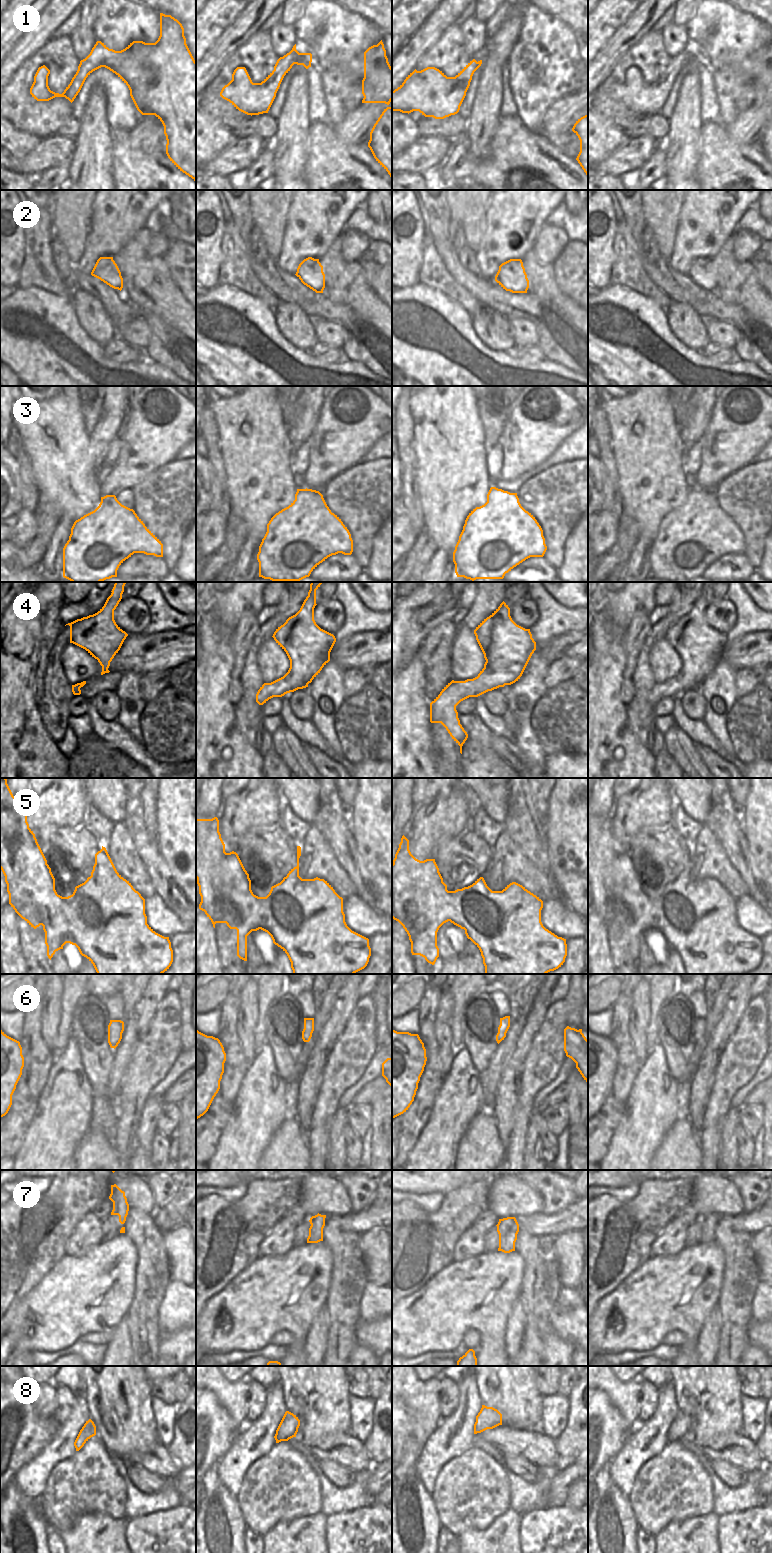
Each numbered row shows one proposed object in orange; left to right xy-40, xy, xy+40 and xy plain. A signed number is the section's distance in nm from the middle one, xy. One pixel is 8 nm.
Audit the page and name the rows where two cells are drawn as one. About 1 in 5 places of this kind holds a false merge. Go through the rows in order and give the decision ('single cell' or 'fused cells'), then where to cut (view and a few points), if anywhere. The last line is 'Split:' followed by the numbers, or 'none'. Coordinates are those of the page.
1: single cell; no cut
2: single cell; no cut
3: single cell; no cut
4: single cell; no cut
5: single cell; no cut
6: single cell; no cut
7: single cell; no cut
8: single cell; no cut
Split: none

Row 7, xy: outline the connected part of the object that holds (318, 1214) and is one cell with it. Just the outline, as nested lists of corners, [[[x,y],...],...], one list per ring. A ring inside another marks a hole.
[[[317,1214],[309,1220],[311,1226],[309,1228],[309,1236],[307,1243],[318,1243],[323,1241],[323,1228],[325,1226],[326,1215]]]

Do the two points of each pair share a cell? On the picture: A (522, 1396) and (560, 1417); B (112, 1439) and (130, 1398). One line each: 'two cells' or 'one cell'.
A: two cells
B: one cell

